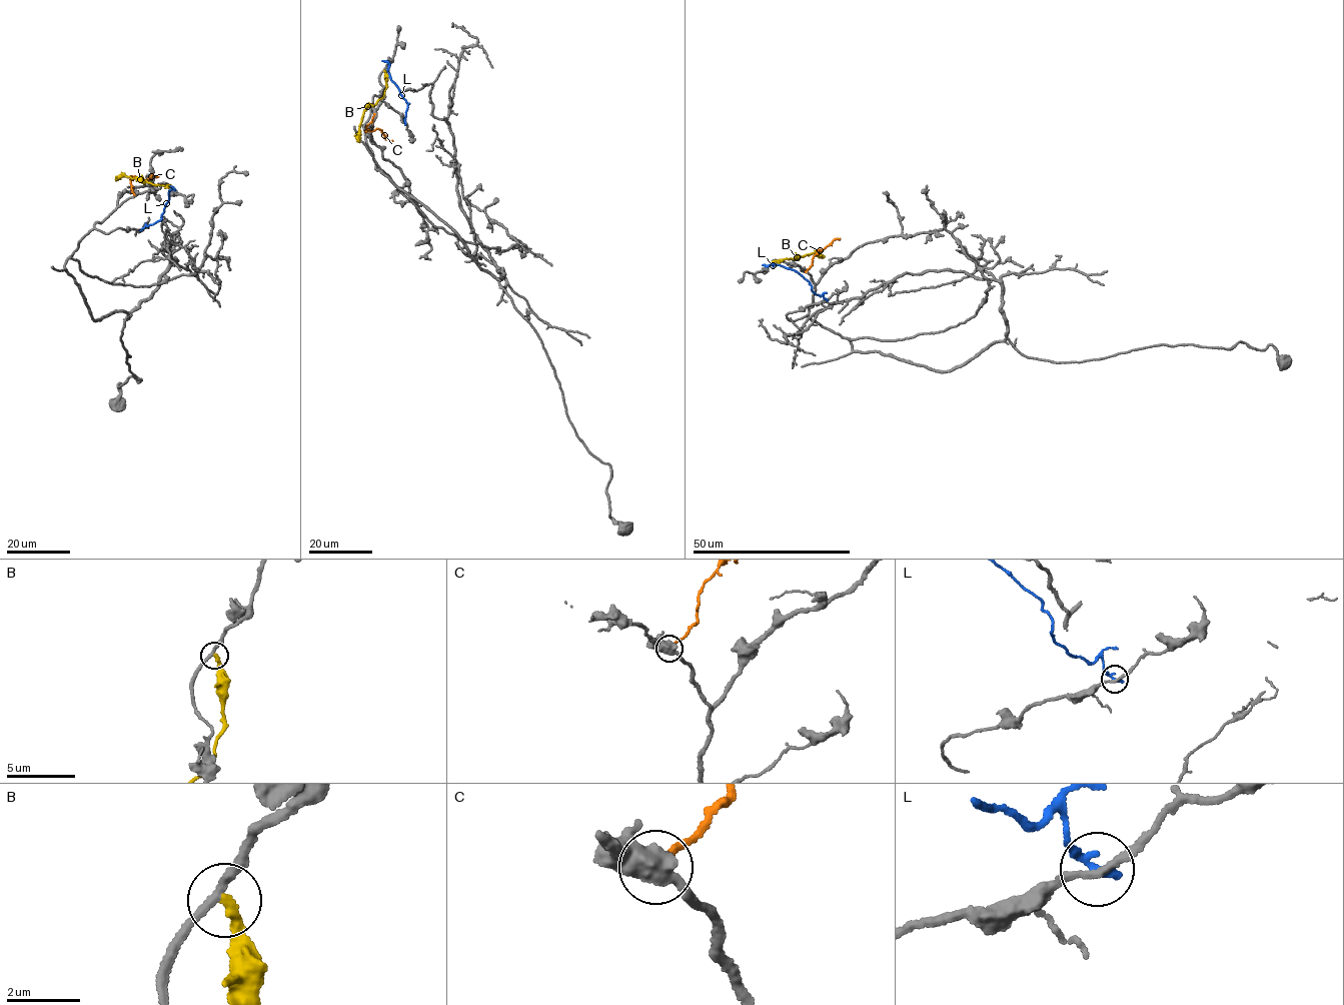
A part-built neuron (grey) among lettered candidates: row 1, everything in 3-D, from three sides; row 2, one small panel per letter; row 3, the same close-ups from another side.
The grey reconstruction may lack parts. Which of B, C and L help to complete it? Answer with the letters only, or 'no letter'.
no letter

